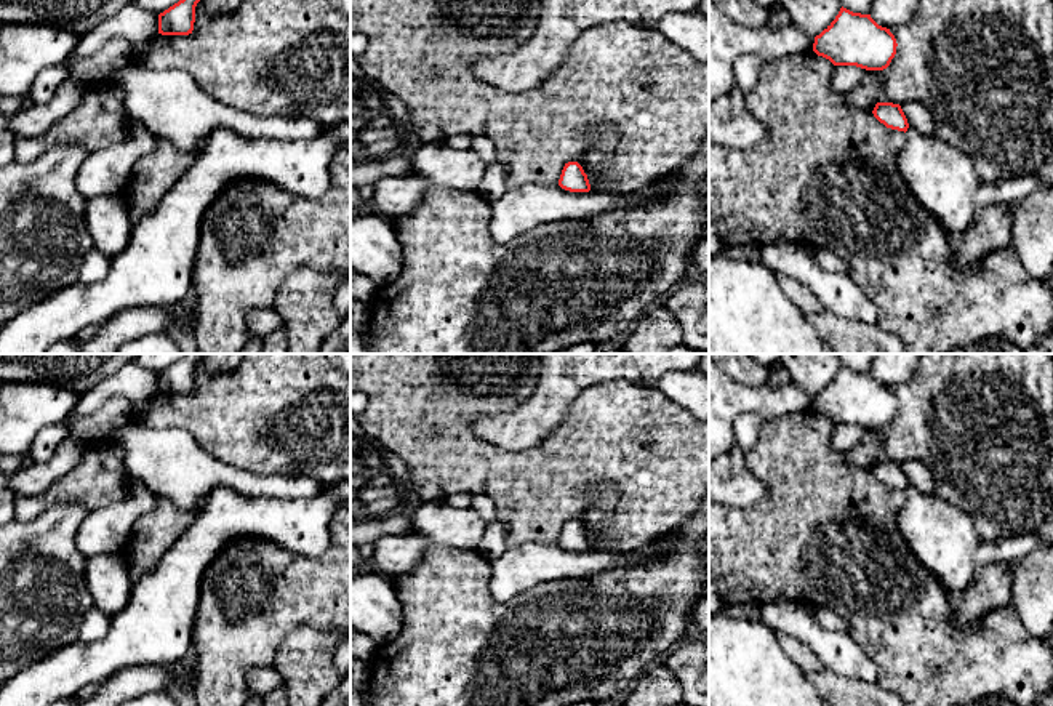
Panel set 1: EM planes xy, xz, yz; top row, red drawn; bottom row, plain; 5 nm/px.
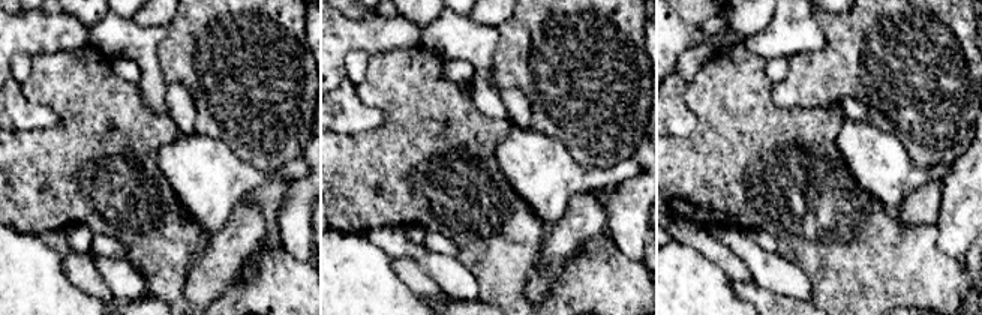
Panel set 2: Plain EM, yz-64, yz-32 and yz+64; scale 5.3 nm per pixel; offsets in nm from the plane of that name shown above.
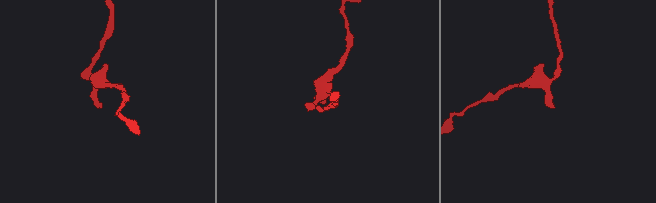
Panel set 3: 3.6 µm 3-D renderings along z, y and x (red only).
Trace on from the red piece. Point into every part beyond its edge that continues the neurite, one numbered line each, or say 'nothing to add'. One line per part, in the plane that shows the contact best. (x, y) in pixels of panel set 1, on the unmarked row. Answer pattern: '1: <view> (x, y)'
1: yz (943, 538)

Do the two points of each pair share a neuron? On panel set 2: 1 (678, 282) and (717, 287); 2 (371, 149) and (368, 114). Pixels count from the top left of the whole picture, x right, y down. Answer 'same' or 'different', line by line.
1: same
2: different

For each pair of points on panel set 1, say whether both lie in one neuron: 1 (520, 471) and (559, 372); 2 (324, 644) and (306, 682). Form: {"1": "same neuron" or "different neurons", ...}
{"1": "different neurons", "2": "same neuron"}

